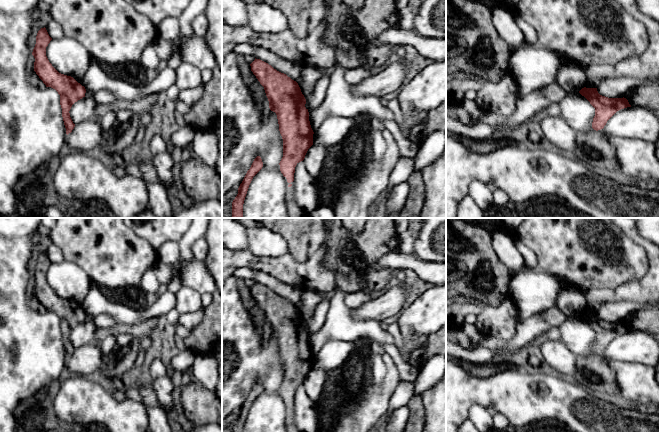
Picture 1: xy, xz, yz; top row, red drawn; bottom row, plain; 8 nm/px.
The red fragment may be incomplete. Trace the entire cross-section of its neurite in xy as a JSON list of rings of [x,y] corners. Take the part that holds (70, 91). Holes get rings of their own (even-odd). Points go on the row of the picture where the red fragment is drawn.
[[[45,27],[38,31],[32,52],[35,58],[34,71],[46,87],[55,89],[60,95],[62,117],[68,135],[75,127],[69,111],[75,102],[85,97],[86,89],[73,77],[59,73],[49,62],[46,56],[46,47],[51,40]]]

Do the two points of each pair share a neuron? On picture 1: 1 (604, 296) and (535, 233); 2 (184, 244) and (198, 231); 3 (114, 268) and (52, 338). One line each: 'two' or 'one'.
1: two
2: one
3: two

